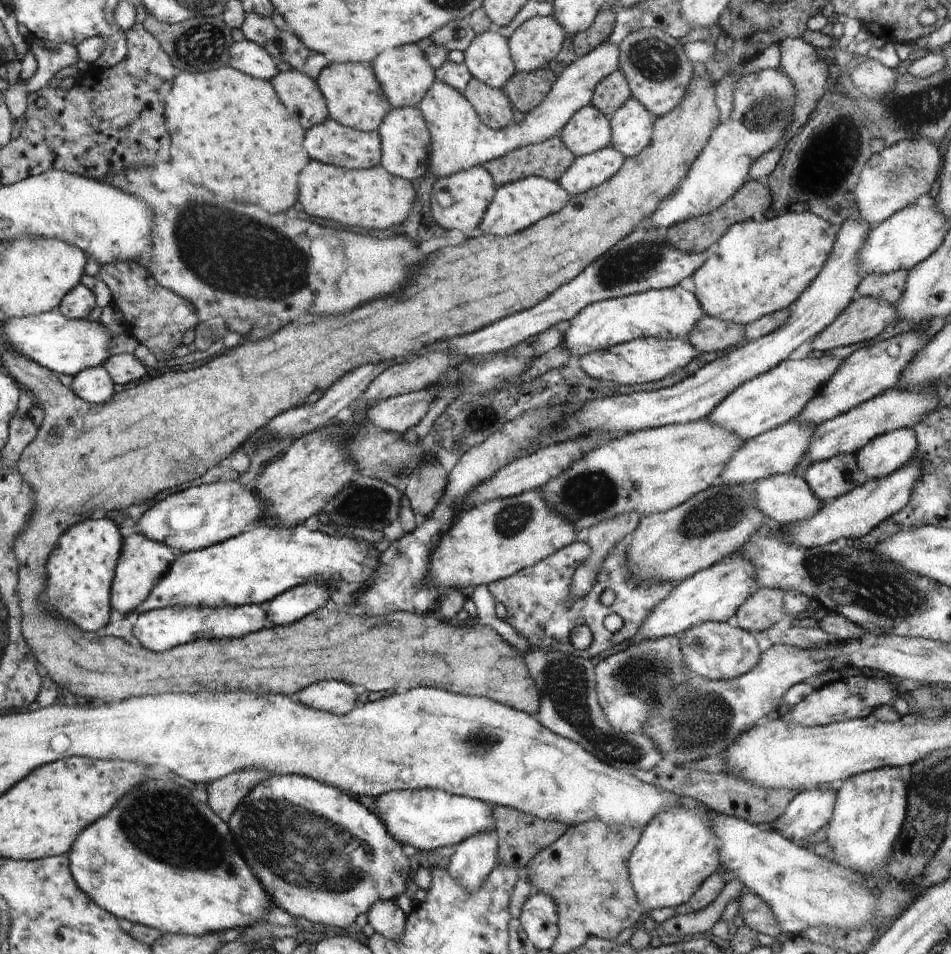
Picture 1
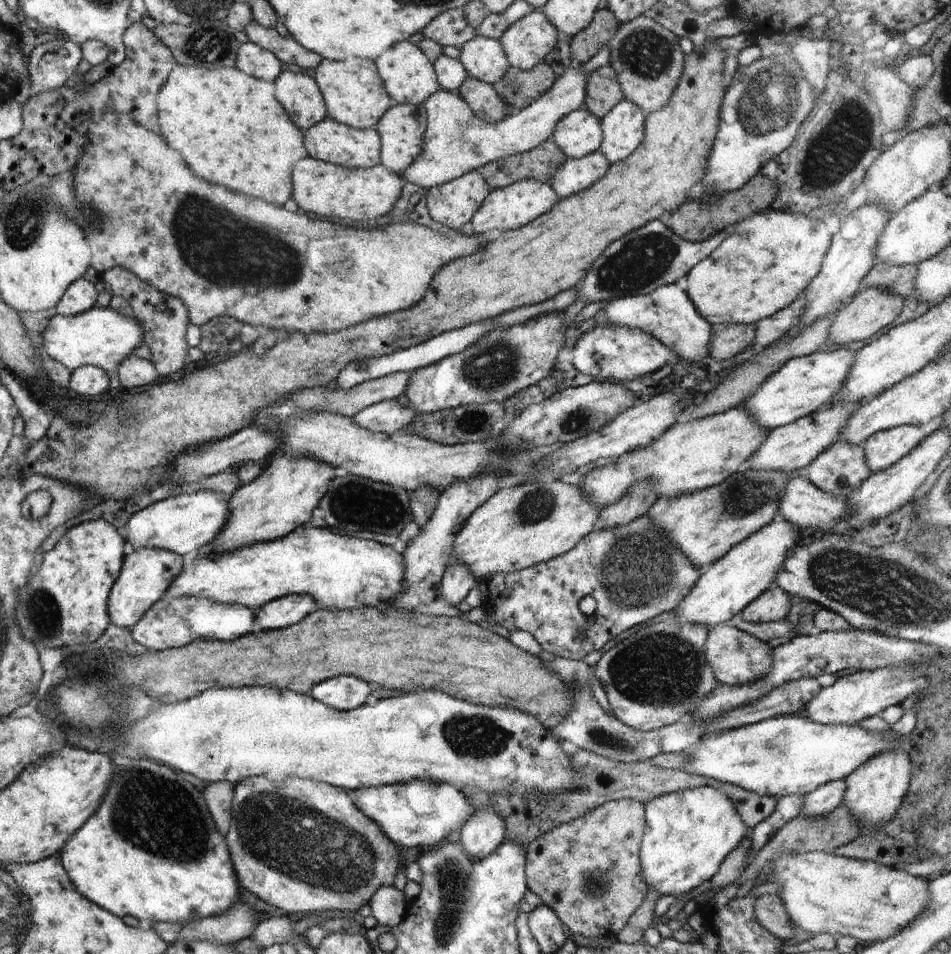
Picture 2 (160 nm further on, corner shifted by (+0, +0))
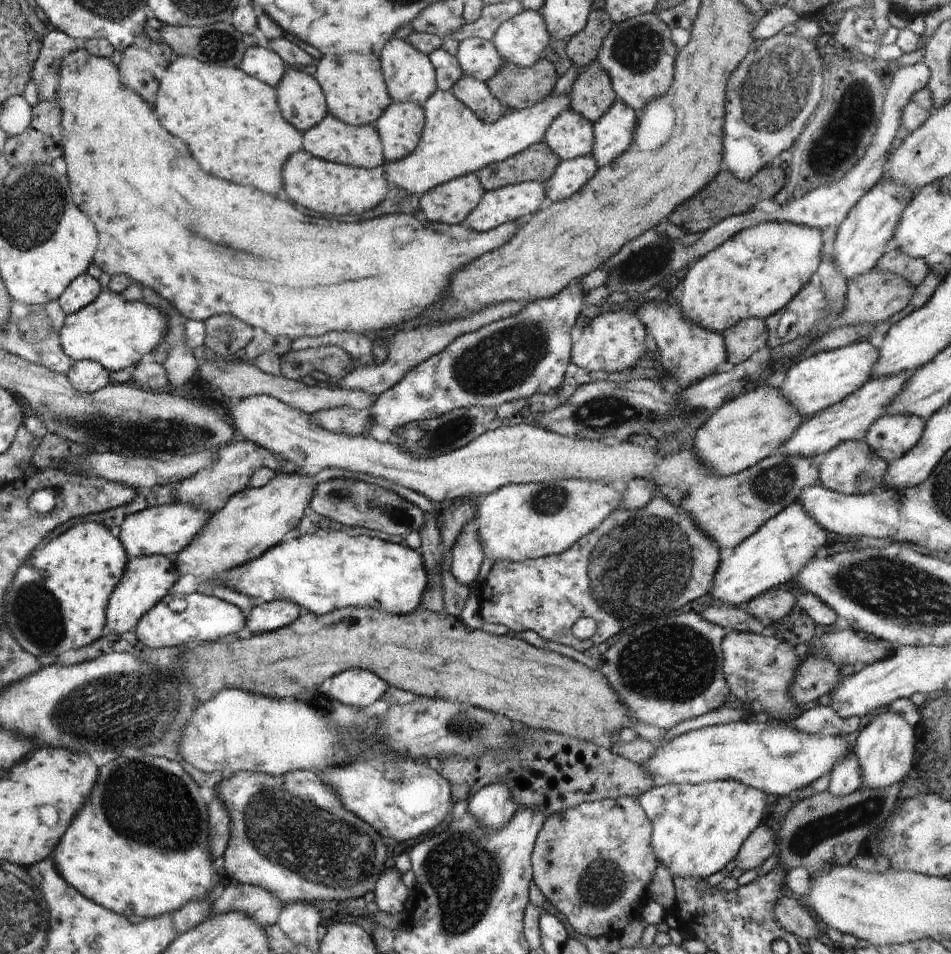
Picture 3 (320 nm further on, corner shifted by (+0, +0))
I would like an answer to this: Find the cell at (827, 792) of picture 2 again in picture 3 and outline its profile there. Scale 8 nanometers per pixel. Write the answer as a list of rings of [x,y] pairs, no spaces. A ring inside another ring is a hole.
[[[850,751],[835,767],[831,770],[829,793],[838,796],[856,792],[863,786],[863,776],[861,775],[861,766],[857,759],[857,754]]]

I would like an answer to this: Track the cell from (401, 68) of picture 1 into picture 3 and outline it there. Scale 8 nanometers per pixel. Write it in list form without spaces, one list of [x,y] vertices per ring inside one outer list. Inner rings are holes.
[[[398,38],[388,39],[378,57],[383,70],[383,79],[392,101],[413,102],[423,107],[426,100],[438,89],[435,68],[428,55],[416,50],[408,41]]]

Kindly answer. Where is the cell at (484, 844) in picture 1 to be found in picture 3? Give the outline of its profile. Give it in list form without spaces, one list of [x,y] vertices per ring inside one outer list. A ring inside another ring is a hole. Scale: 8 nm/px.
[[[500,781],[484,785],[468,801],[467,812],[491,829],[505,827],[518,809],[510,787]]]

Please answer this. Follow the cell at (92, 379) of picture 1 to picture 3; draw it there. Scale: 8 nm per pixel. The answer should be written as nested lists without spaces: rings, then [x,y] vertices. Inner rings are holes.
[[[86,359],[74,361],[65,375],[79,393],[93,393],[110,383],[109,370],[100,363]]]

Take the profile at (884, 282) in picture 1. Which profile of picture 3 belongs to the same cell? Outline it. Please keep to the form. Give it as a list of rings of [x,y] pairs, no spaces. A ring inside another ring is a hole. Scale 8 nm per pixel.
[[[896,249],[885,252],[876,263],[879,271],[893,272],[893,274],[903,276],[916,288],[926,275],[931,272],[923,258],[908,256],[905,252]]]

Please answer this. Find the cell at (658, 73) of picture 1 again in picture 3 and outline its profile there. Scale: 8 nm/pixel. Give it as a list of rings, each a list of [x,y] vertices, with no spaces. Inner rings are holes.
[[[652,12],[635,16],[618,24],[614,23],[611,32],[608,32],[604,37],[596,60],[608,73],[614,92],[616,93],[616,100],[626,103],[636,112],[642,111],[651,100],[662,96],[662,94],[666,94],[666,90],[672,84],[673,66],[679,49],[672,43],[670,31],[664,22],[659,19],[659,16]]]

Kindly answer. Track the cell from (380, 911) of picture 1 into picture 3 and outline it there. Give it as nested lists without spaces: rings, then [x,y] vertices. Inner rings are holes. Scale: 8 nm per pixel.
[[[390,867],[376,881],[374,892],[379,910],[396,914],[405,910],[404,903],[409,898],[410,889],[404,885],[400,871],[396,867]]]

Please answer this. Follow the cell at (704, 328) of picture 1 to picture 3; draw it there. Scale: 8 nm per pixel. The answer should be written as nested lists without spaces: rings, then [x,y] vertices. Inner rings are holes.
[[[749,318],[733,323],[722,336],[727,348],[728,365],[733,366],[743,363],[754,352],[767,346],[769,332],[765,319]]]

